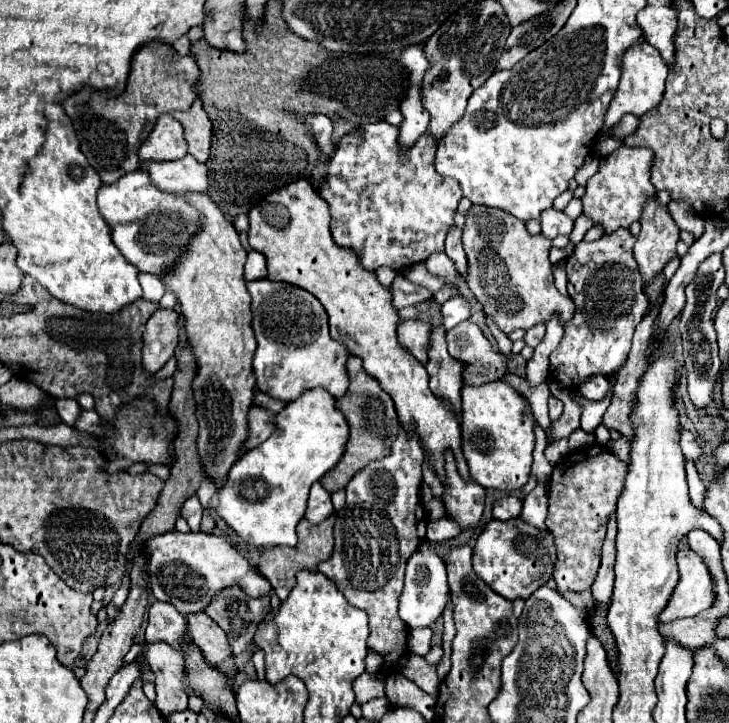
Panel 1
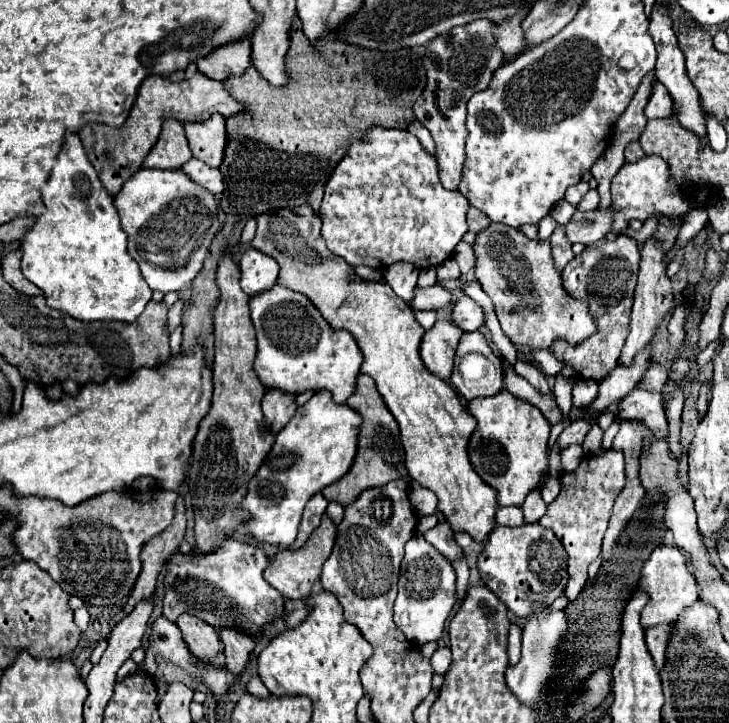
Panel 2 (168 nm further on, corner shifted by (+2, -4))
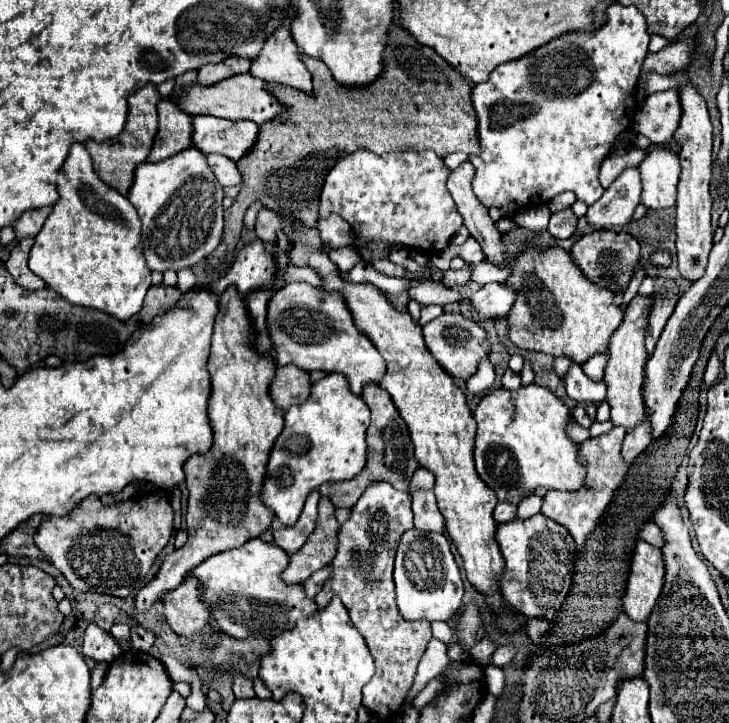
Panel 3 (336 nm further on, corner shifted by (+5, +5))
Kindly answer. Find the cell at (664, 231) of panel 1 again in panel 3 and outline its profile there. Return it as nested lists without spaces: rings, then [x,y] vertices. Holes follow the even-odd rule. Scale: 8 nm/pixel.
[[[636,295],[628,307],[622,325],[616,329],[614,337],[610,339],[610,351],[608,351],[608,363],[604,369],[604,383],[606,383],[606,403],[610,405],[610,421],[614,425],[624,427],[626,431],[632,431],[636,425],[644,421],[644,401],[642,401],[642,381],[644,381],[644,365],[648,359],[646,347],[644,347],[644,335],[648,325],[648,311],[650,311],[650,297]]]

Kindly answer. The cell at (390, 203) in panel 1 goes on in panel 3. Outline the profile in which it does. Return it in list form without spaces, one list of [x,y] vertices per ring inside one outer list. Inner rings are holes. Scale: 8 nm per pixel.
[[[364,149],[338,159],[326,175],[320,195],[320,217],[338,213],[364,241],[400,243],[438,255],[462,225],[462,217],[446,189],[450,169],[434,151],[374,155]]]

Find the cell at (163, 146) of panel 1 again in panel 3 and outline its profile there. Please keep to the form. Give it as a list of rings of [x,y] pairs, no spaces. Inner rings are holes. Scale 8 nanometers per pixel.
[[[162,99],[158,103],[158,135],[148,161],[168,159],[192,143],[192,117],[176,107],[172,99]]]

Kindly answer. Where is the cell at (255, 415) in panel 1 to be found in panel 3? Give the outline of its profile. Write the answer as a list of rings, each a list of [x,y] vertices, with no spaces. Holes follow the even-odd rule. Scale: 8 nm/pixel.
[[[284,365],[276,369],[276,377],[270,385],[270,397],[280,409],[288,409],[290,405],[302,405],[310,397],[310,375],[294,365]]]

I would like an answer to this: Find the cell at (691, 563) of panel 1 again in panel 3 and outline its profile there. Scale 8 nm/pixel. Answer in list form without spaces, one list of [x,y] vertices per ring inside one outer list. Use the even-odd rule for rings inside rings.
[[[638,541],[634,561],[630,563],[630,577],[622,609],[632,621],[646,621],[664,583],[664,561],[658,547]]]

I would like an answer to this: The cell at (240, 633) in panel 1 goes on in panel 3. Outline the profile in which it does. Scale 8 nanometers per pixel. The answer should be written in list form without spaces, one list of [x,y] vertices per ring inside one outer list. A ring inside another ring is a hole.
[[[234,677],[234,695],[236,699],[250,699],[254,697],[254,689],[252,689],[252,681],[248,677]]]

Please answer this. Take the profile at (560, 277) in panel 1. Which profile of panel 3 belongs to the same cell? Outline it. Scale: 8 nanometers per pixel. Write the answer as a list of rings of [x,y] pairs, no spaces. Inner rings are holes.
[[[572,209],[558,211],[558,213],[552,213],[548,231],[550,231],[550,235],[554,235],[556,239],[566,241],[566,239],[570,239],[570,237],[574,235],[576,223],[578,223],[578,217],[572,213]]]

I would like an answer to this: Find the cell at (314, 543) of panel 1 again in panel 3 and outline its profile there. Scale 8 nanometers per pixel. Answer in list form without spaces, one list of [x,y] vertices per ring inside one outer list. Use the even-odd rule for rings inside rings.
[[[328,497],[320,499],[318,505],[318,521],[316,529],[304,543],[300,551],[290,555],[290,565],[282,573],[282,579],[288,585],[296,585],[306,581],[314,571],[326,567],[338,549],[338,529],[340,523],[334,517],[334,505]]]

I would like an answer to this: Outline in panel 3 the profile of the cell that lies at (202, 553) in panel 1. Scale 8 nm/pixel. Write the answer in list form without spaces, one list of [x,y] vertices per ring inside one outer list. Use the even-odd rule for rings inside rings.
[[[250,539],[242,547],[208,557],[192,575],[202,581],[202,595],[214,611],[220,627],[232,637],[264,637],[272,639],[294,629],[300,619],[318,613],[312,597],[302,593],[302,585],[286,585],[280,575],[288,565],[288,553],[262,539]]]

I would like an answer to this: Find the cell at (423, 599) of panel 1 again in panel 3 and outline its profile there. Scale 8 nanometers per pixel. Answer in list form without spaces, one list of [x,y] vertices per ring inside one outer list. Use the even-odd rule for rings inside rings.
[[[410,529],[402,535],[396,551],[396,603],[408,621],[448,621],[462,609],[464,585],[460,579],[458,565],[450,553],[450,543],[442,533]]]

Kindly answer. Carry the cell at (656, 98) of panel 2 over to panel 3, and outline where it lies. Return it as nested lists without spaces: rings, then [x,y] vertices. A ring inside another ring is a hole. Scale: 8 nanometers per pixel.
[[[674,89],[654,93],[644,101],[642,109],[636,113],[634,131],[660,145],[674,135],[680,117],[682,107],[678,105],[678,93],[674,93]]]

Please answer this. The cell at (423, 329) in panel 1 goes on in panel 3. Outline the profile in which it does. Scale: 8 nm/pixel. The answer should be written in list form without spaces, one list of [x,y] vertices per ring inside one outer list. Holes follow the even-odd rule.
[[[444,313],[434,321],[426,323],[422,329],[428,351],[452,377],[468,381],[474,369],[478,369],[478,361],[482,361],[482,357],[490,357],[490,341],[484,327],[470,317],[464,317],[462,313]]]

